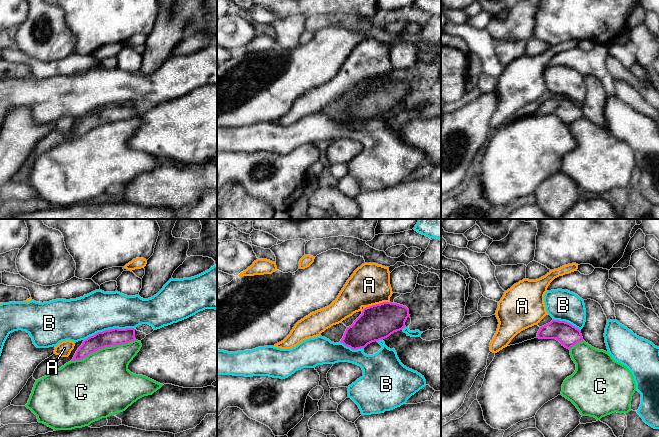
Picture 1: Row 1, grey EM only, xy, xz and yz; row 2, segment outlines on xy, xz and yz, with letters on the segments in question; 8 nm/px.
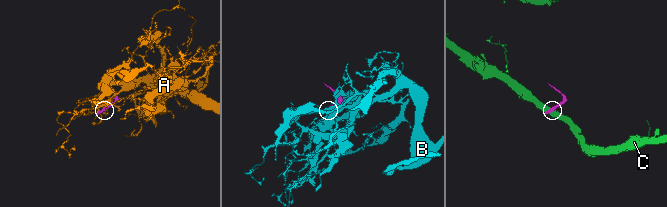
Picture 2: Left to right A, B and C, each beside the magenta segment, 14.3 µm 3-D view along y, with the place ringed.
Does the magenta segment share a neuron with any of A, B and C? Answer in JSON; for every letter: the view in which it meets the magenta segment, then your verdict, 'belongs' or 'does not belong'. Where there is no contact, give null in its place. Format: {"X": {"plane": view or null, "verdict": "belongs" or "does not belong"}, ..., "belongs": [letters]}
{"A": {"plane": "xz", "verdict": "does not belong"}, "B": {"plane": "xy", "verdict": "does not belong"}, "C": {"plane": "xy", "verdict": "does not belong"}, "belongs": []}

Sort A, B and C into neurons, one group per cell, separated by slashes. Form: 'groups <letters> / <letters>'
groups A / B / C

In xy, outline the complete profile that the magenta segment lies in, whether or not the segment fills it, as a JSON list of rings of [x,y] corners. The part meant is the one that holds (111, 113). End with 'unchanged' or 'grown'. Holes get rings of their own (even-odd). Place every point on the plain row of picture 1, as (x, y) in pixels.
[[[114,104],[98,108],[83,117],[71,137],[81,136],[89,130],[105,123],[126,120],[134,116],[136,116],[134,104]]]; unchanged

